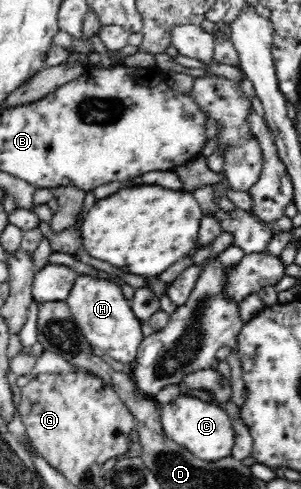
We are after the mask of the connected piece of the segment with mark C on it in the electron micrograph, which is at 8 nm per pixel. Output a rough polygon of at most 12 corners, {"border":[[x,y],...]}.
{"border":[[181,394],[159,408],[164,434],[195,457],[232,455],[219,404]]}

